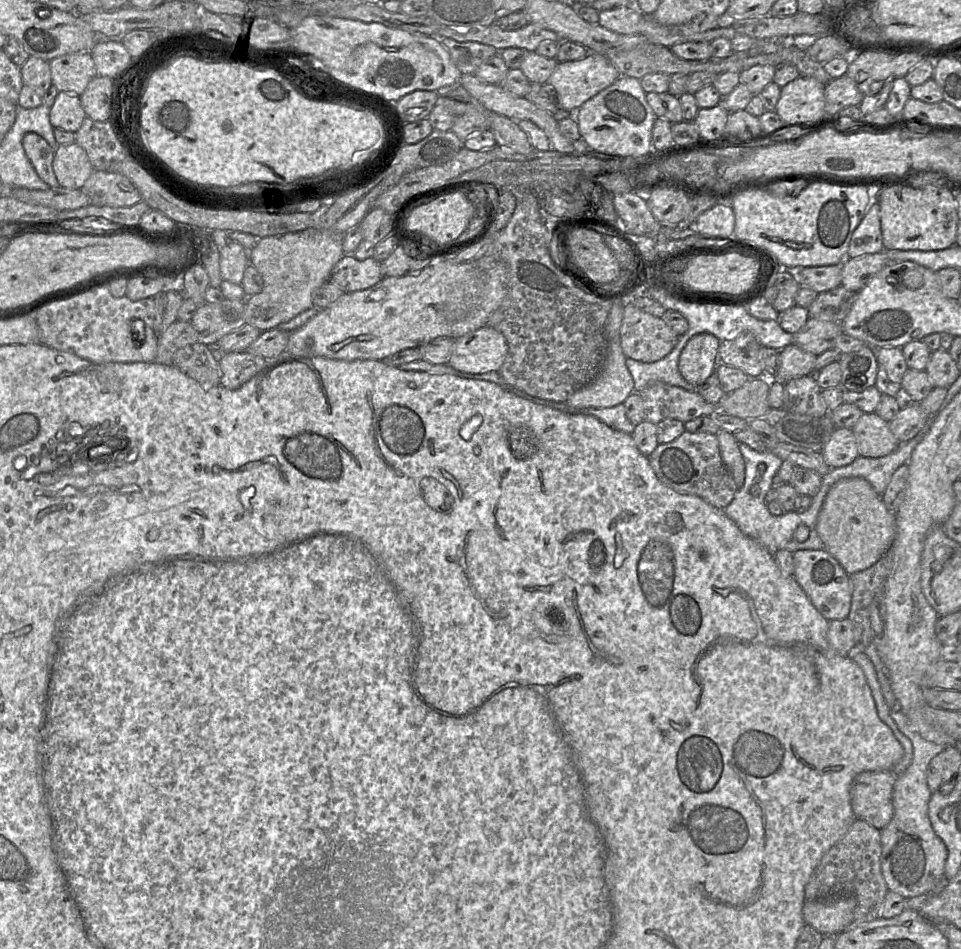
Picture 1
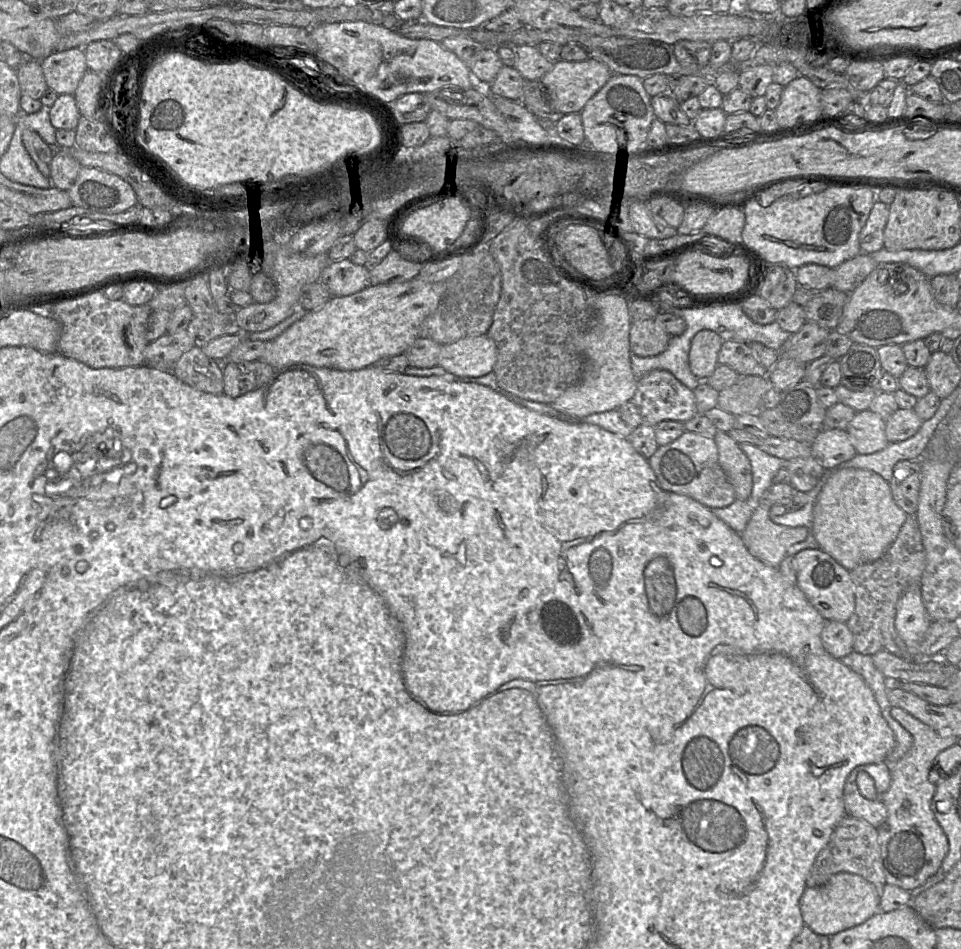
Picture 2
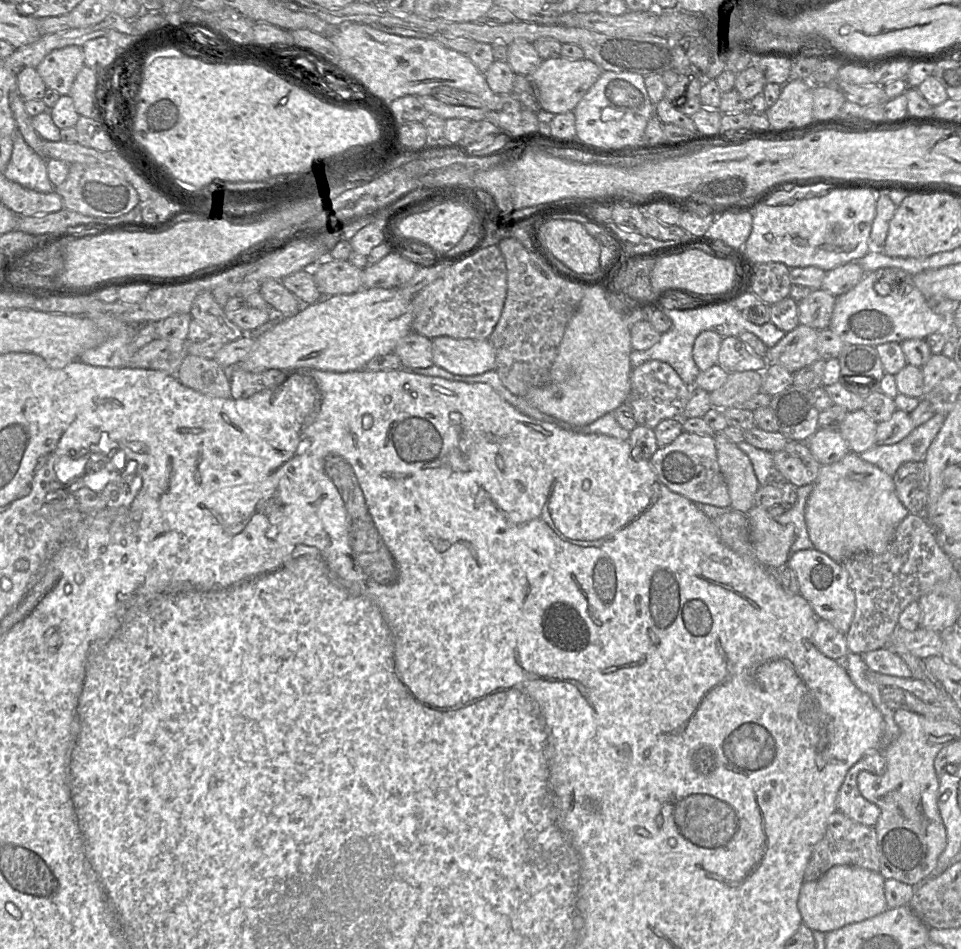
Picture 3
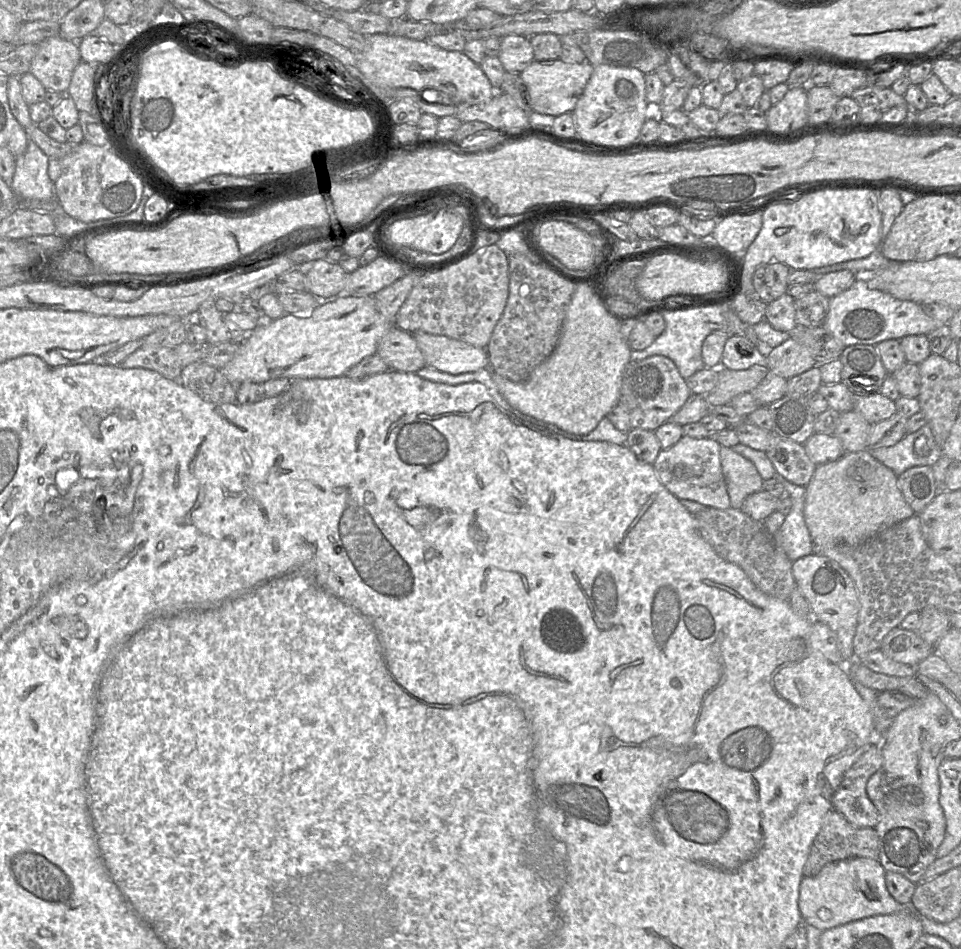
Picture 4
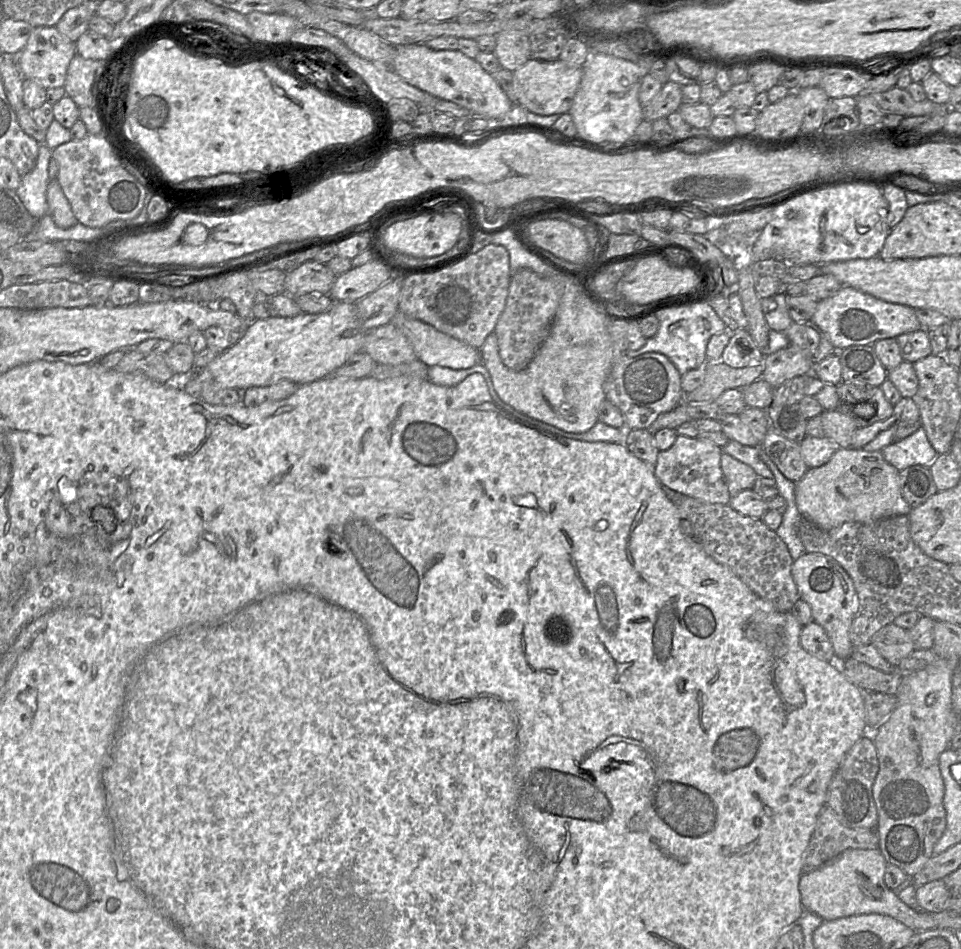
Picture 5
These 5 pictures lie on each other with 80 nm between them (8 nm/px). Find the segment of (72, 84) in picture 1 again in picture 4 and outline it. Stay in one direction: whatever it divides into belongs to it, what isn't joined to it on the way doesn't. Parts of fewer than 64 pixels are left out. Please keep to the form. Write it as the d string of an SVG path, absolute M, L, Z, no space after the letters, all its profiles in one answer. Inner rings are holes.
M61 36L49 37L37 44L29 72L45 87L66 94L74 69L81 62L77 41Z

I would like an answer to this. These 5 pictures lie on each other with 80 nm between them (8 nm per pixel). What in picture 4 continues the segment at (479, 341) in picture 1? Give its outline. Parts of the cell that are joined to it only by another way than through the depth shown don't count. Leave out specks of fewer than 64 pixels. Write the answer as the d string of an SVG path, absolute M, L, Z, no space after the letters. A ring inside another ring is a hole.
M411 333L427 365L452 375L476 372L489 367L485 348L443 335Z

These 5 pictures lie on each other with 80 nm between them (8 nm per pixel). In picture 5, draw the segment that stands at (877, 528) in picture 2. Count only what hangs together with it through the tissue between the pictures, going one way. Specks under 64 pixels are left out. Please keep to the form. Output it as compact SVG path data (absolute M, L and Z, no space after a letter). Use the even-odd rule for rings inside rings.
M838 448L826 464L809 468L798 482L794 482L796 506L803 518L823 530L832 530L848 522L873 523L894 516L907 516L912 507L902 495L899 474L884 459L881 451Z

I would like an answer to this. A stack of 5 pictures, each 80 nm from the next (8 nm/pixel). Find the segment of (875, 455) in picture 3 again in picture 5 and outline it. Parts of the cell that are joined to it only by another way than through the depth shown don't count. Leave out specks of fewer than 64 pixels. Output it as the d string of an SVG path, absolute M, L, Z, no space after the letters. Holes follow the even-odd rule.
M923 426L910 436L894 441L881 452L899 472L914 465L930 468L939 455L929 442Z

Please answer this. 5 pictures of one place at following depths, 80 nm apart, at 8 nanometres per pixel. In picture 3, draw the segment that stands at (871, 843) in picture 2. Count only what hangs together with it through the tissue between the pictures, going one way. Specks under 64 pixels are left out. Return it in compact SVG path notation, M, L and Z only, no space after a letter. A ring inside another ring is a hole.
M838 811L829 817L824 836L814 846L804 870L803 881L817 880L831 867L837 865L855 866L873 872L880 872L875 828L862 825Z

